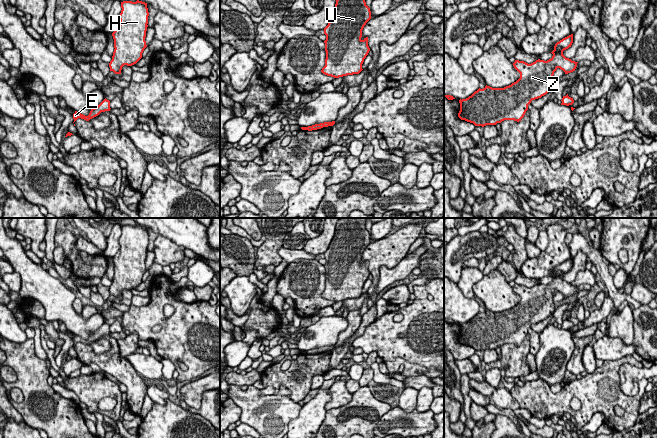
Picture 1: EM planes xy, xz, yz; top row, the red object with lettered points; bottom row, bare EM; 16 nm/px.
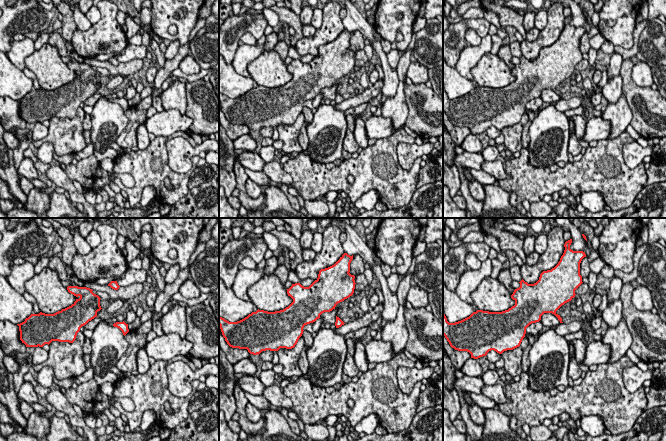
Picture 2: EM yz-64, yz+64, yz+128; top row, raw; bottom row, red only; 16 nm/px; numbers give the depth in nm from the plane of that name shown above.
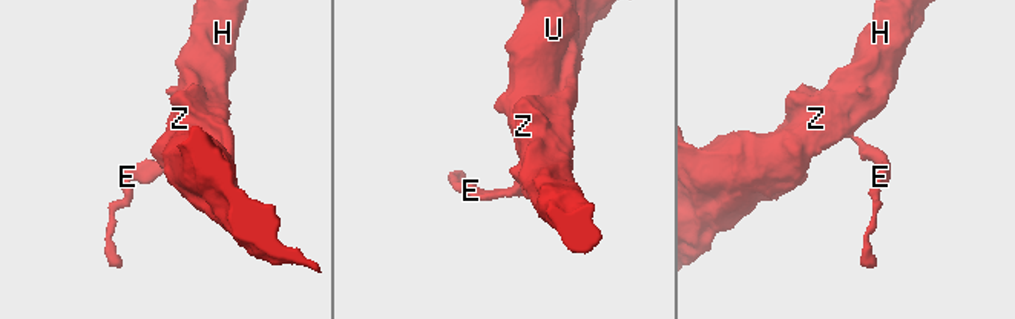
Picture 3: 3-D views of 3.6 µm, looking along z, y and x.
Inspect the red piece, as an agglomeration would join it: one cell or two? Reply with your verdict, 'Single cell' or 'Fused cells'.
Single cell

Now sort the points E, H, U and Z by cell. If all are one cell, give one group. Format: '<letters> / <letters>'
E H U Z

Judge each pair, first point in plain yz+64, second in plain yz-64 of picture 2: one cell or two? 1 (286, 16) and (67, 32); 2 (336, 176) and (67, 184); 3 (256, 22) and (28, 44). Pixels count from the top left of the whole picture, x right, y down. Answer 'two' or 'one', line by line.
1: one
2: two
3: two

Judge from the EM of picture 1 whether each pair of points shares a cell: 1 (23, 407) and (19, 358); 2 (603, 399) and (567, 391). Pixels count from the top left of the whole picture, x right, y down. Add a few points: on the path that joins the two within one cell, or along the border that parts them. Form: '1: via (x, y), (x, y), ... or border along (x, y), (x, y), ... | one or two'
1: via (28, 395), (28, 370) | one
2: via (594, 391), (576, 391) | one

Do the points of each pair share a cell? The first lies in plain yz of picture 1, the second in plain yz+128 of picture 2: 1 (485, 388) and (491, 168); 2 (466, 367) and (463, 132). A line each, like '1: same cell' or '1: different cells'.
1: different cells
2: different cells

